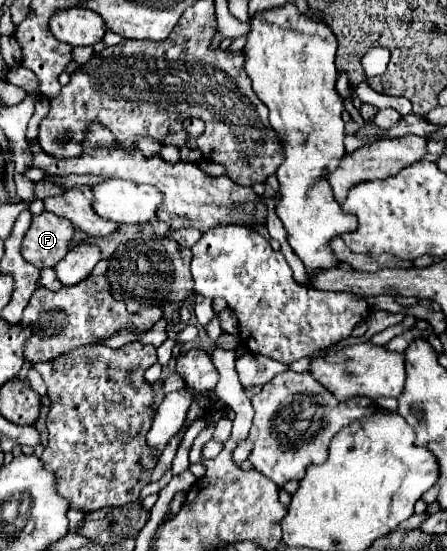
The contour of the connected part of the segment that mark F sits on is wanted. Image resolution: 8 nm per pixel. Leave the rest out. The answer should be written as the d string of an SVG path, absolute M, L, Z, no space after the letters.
M49 211L33 215L31 227L23 235L21 255L37 269L53 267L69 251L69 243L75 235L75 227L65 217L57 217Z

